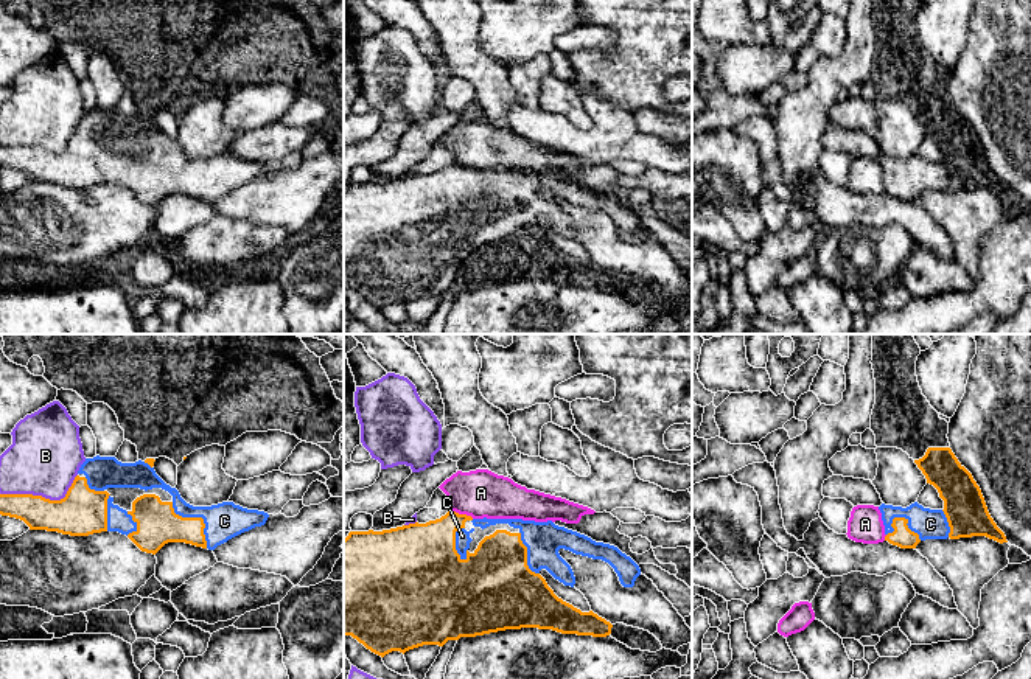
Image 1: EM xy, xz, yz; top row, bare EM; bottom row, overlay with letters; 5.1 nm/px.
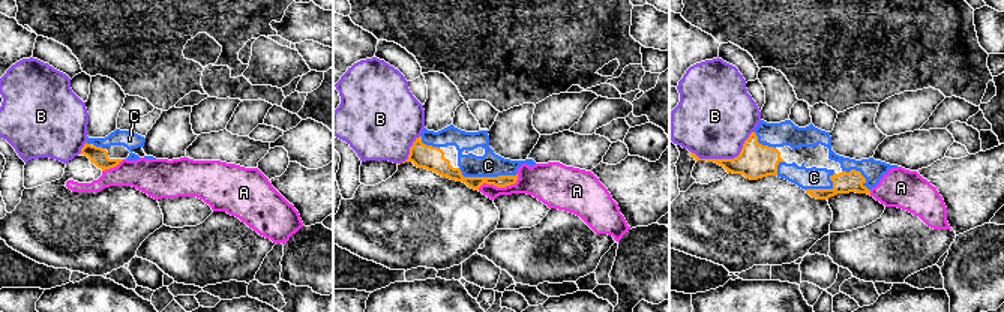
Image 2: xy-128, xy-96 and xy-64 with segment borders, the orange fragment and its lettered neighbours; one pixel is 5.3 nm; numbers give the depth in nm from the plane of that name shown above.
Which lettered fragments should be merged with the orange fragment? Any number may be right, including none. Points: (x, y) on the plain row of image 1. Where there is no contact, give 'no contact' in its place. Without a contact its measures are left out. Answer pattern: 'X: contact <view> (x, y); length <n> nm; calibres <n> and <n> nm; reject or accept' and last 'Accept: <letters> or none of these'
A: contact xz (462, 167); length 140 nm; calibres 280 and 240 nm; reject
B: contact xy (42, 149); length 420 nm; calibres 240 and 380 nm; reject
C: contact xy (198, 170); length 300 nm; calibres 220 and 190 nm; accept
Accept: C

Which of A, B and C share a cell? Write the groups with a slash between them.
A / B / C

